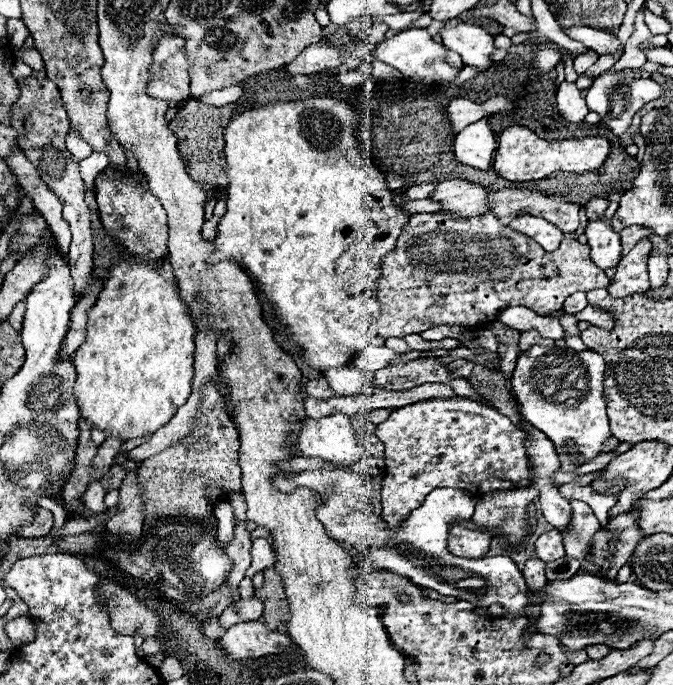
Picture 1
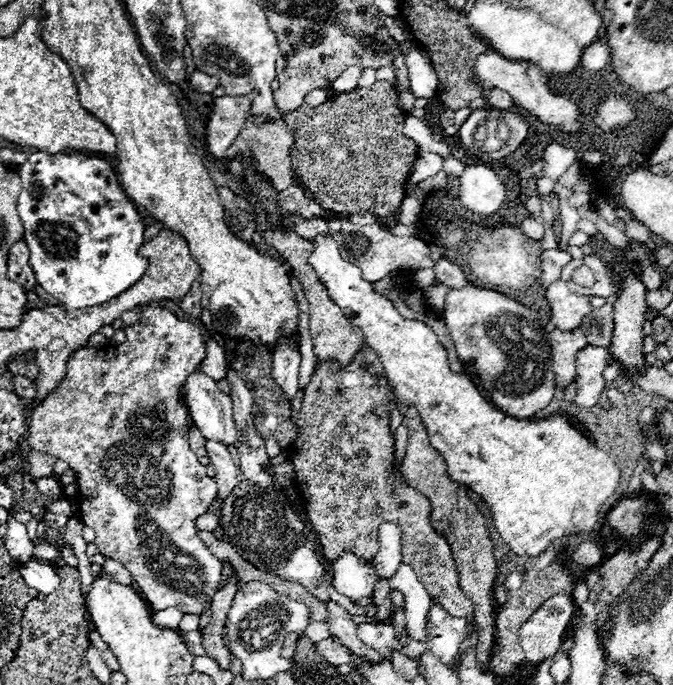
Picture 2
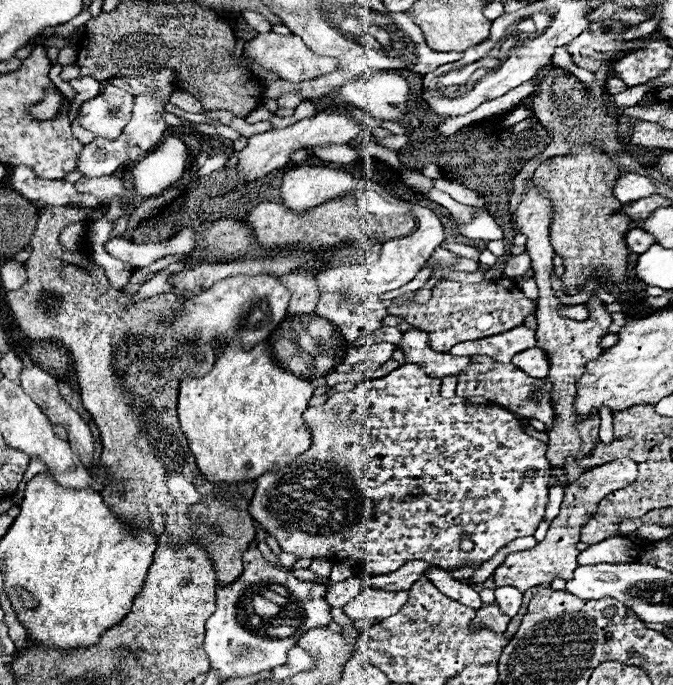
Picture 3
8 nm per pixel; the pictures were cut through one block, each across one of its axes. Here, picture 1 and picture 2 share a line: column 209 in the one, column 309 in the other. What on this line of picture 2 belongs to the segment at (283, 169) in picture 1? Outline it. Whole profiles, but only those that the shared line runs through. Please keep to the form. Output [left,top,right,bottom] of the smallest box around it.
[308,236,620,556]

